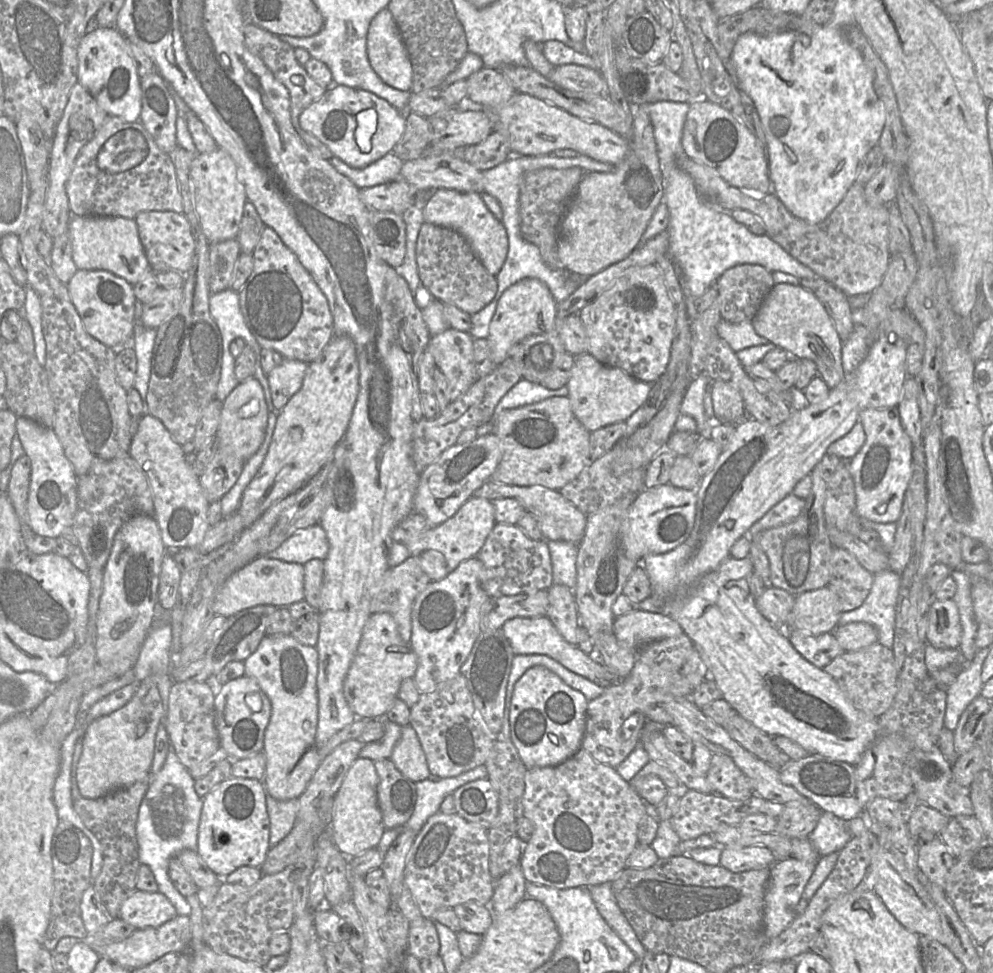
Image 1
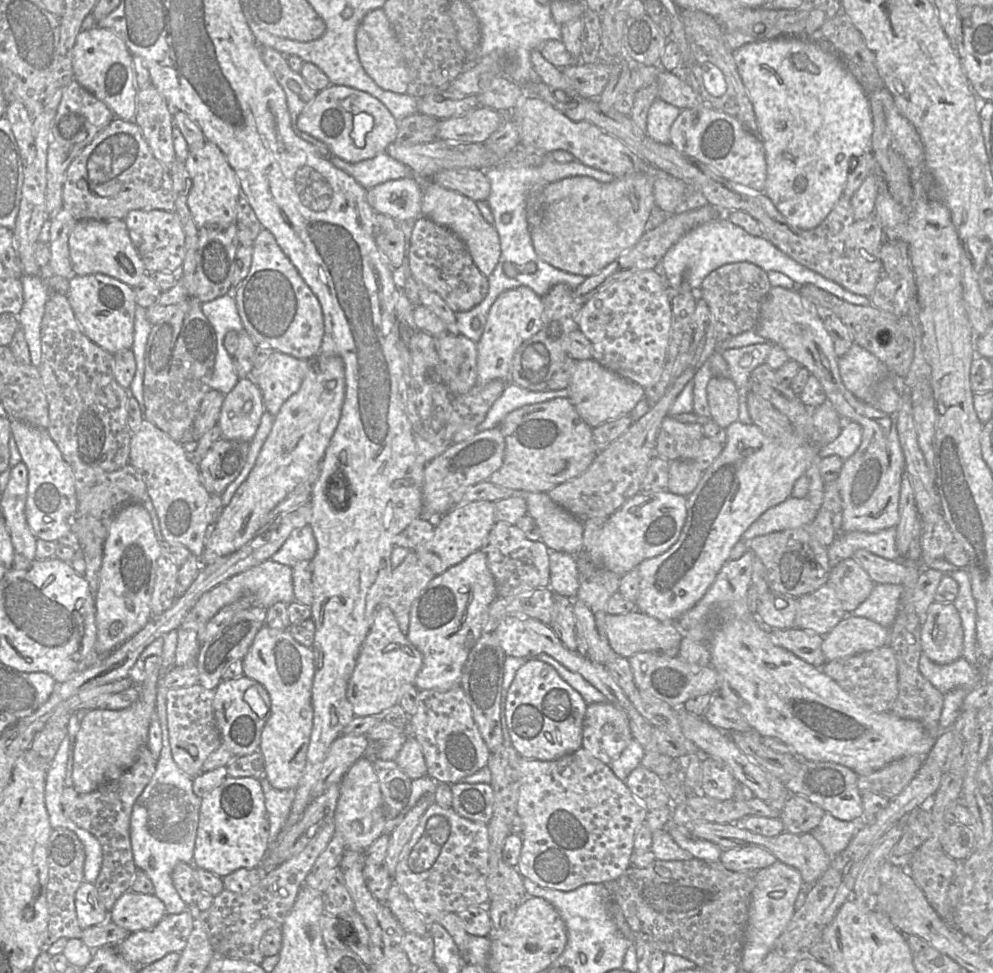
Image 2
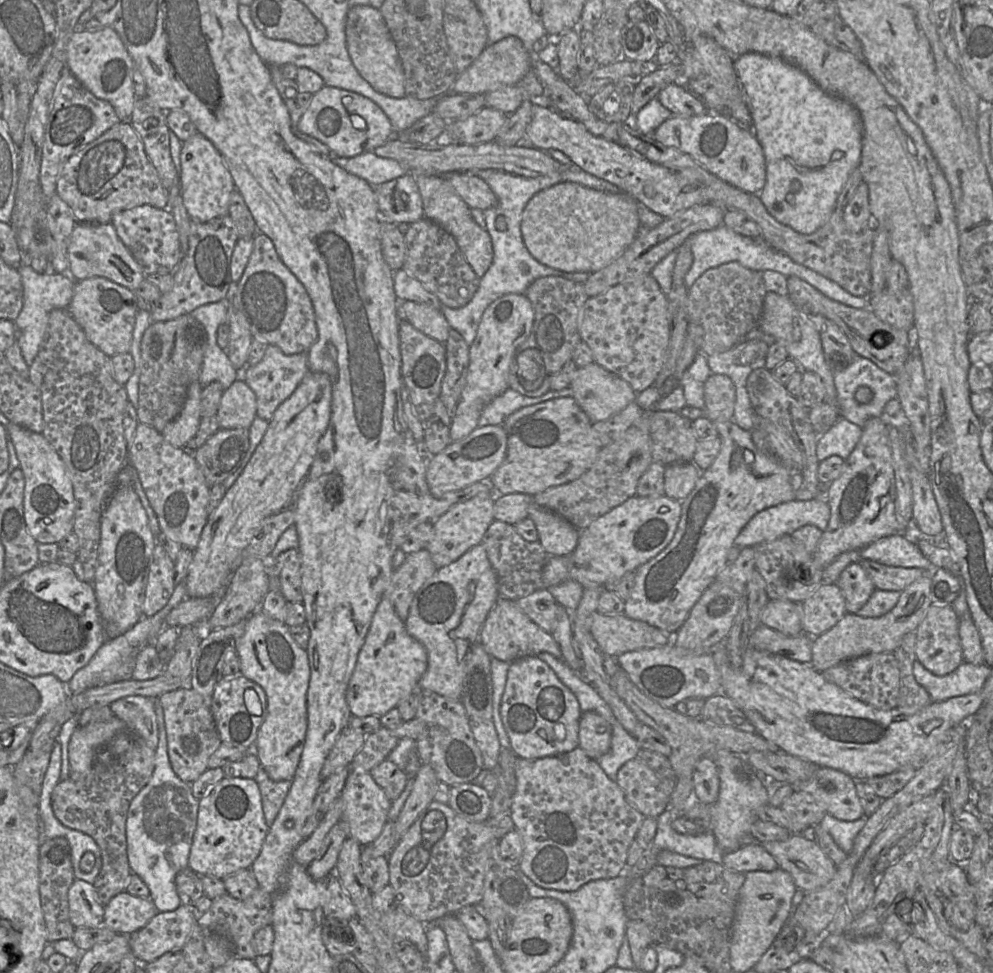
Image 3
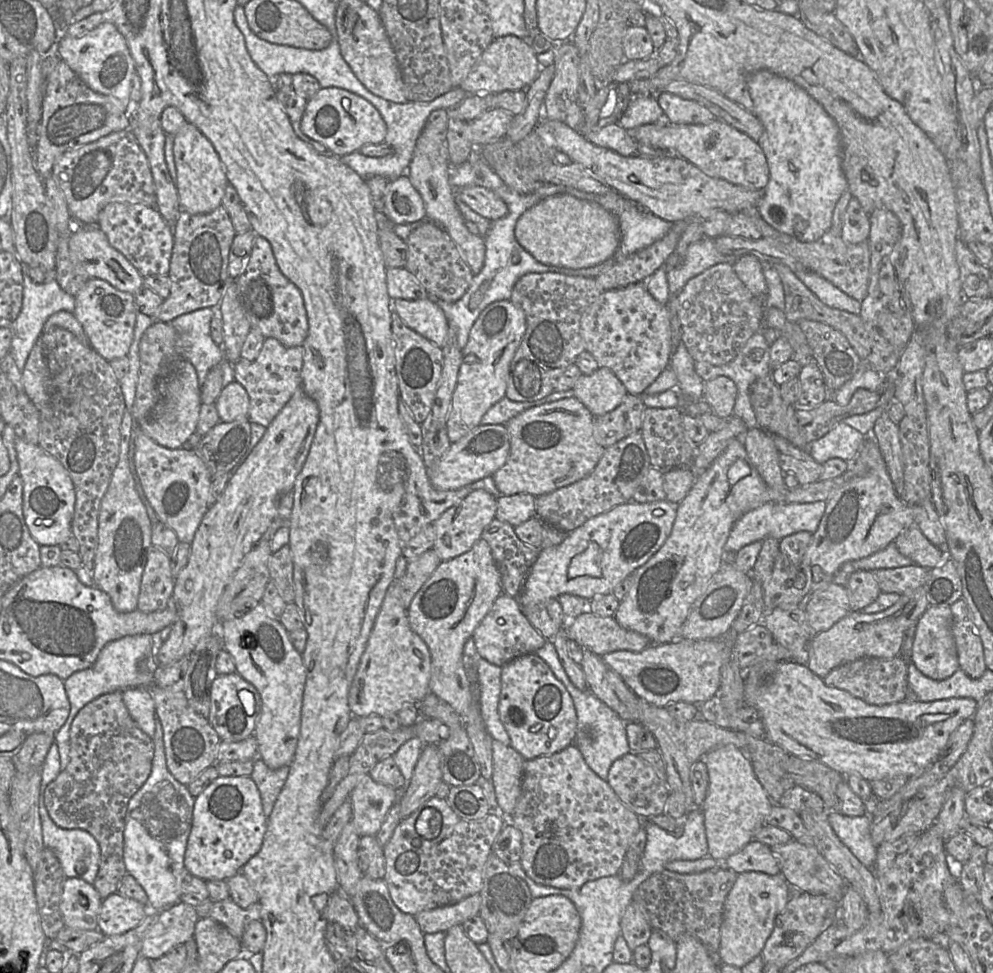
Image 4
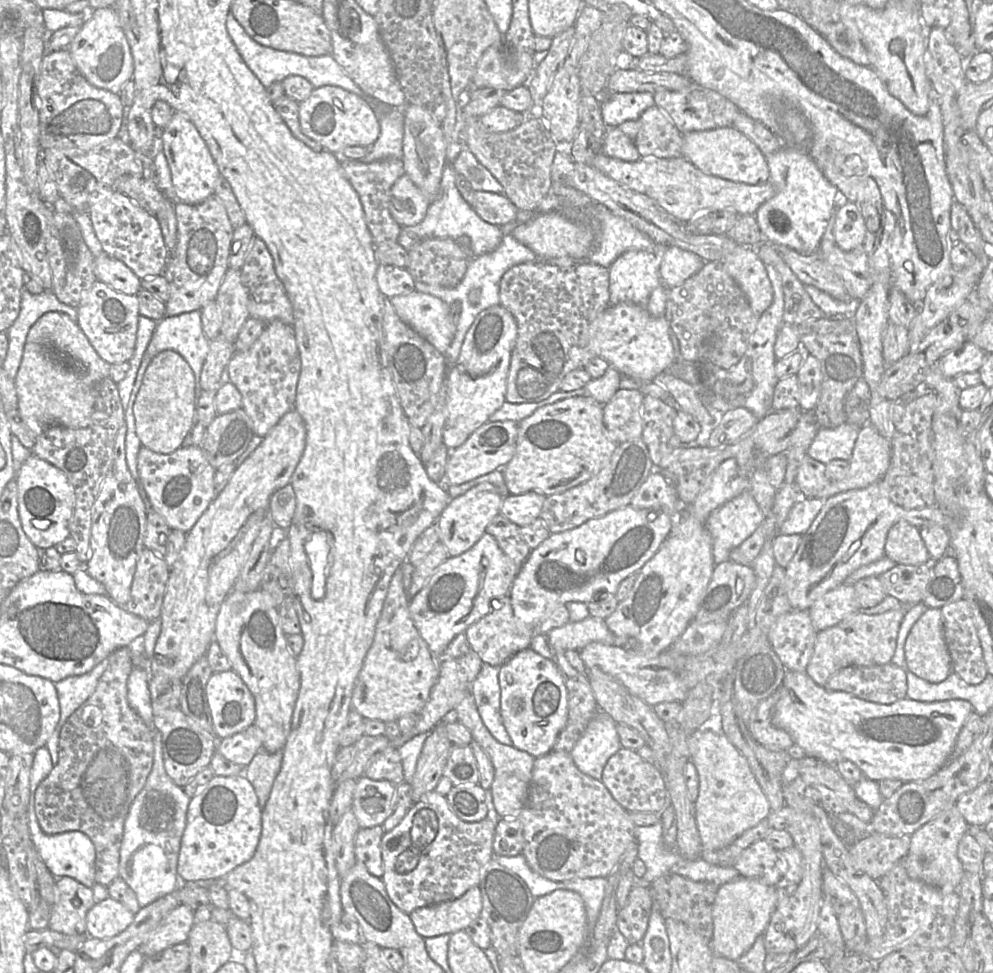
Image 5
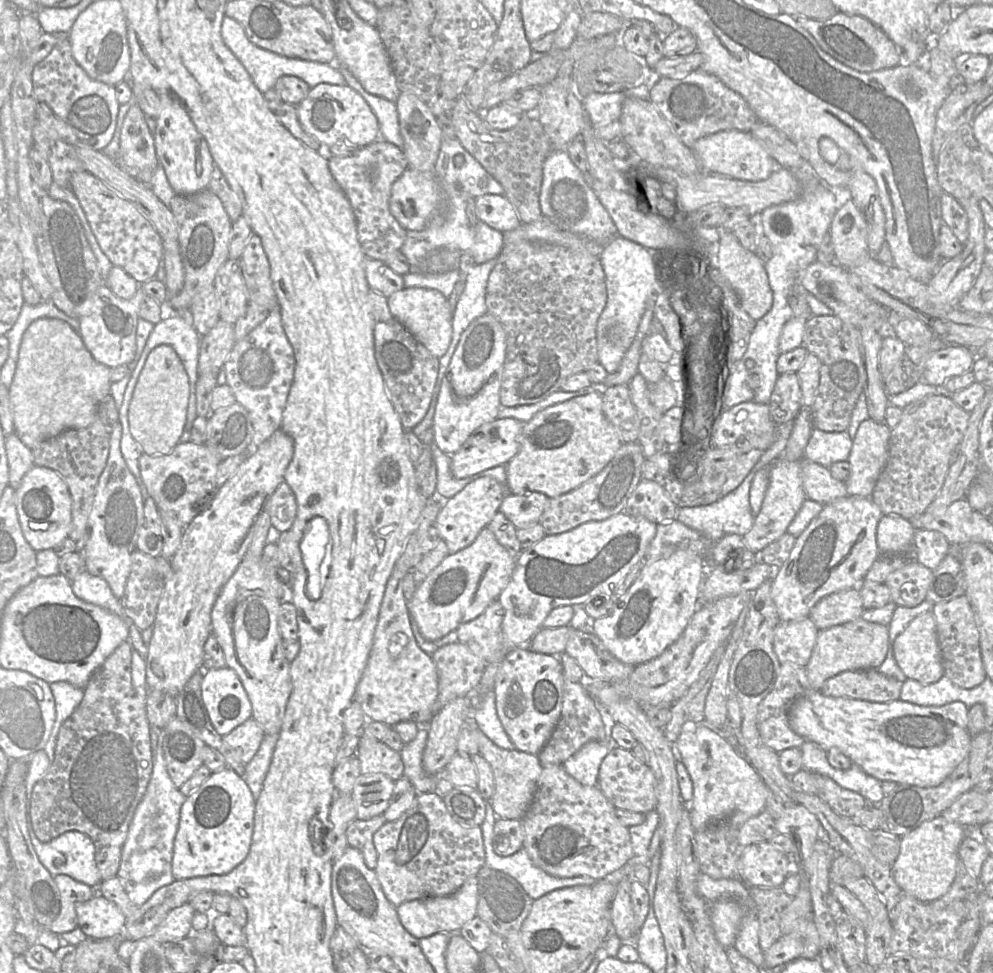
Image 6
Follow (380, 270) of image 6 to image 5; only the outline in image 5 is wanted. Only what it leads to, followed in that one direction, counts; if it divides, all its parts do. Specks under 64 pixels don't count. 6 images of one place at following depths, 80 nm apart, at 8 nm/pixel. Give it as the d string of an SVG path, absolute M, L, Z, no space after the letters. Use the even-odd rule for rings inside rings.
M379 264L376 280L380 292L389 299L415 291L415 279L406 268Z

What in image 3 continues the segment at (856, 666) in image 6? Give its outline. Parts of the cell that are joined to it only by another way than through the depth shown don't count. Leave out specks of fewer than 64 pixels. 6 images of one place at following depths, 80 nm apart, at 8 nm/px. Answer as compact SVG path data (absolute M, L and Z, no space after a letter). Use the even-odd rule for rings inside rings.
M925 573L901 592L897 605L881 617L867 618L856 613L846 613L844 617L827 632L814 637L812 660L809 665L822 673L845 660L871 653L893 653L903 637L915 631L931 606L931 573Z

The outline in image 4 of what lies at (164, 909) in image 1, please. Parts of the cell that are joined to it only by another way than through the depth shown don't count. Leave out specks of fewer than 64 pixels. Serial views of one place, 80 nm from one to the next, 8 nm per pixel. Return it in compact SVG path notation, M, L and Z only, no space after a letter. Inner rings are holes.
M118 893L102 899L97 930L104 936L121 935L140 924L148 912L147 905Z

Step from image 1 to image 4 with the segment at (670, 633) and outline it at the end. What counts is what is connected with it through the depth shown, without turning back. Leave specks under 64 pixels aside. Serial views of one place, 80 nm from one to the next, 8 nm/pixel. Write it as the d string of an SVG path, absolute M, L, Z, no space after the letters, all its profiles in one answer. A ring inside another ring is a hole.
M592 612L569 620L565 632L569 640L600 657L618 650L638 652L652 644L646 636L620 626L614 617L601 617Z

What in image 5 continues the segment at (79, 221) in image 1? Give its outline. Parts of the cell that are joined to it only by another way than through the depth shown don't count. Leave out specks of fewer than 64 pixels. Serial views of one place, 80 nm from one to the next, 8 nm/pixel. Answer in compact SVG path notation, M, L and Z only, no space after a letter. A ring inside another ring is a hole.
M103 253L94 259L97 280L115 291L126 295L137 295L141 289L141 279L123 262Z

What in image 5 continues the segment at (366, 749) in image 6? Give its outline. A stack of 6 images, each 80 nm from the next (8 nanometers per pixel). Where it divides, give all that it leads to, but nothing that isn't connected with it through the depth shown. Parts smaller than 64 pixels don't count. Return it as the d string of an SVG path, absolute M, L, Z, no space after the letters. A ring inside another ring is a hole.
M387 747L376 753L364 770L364 776L372 780L387 780L396 786L404 781L399 748Z

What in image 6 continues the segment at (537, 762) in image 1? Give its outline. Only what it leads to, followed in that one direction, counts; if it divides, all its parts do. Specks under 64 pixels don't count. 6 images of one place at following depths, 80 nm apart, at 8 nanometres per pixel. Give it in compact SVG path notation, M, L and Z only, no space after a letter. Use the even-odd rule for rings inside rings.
M529 646L510 651L500 663L494 684L497 715L517 750L537 755L550 739L563 701L563 669L558 655L538 653Z

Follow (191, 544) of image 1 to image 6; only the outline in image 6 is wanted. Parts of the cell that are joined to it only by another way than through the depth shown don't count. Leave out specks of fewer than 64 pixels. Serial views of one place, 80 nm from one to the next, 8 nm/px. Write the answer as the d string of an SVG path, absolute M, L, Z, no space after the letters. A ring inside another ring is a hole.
M192 441L179 442L166 455L151 456L142 453L139 468L142 481L158 509L172 514L183 527L187 526L200 512L205 510L212 501L216 490L216 475L221 459L205 444Z

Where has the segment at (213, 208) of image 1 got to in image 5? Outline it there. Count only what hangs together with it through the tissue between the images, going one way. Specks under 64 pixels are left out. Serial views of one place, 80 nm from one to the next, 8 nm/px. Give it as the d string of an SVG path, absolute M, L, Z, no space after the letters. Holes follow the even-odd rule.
M174 112L169 123L161 128L161 131L162 150L171 172L174 200L193 205L214 196L215 183L220 172L193 122L186 115Z

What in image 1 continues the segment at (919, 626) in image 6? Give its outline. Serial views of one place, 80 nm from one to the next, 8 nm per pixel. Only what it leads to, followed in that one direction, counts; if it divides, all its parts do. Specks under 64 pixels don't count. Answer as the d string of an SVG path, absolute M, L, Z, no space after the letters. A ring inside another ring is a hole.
M933 600L929 611L927 644L938 649L958 649L961 634L960 616L954 601Z

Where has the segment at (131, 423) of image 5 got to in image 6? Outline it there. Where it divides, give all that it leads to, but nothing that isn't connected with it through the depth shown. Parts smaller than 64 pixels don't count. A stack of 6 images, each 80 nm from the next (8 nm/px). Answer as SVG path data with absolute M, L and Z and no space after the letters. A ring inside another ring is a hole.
M139 358L138 363L131 374L129 383L127 384L123 402L121 404L121 407L119 408L119 423L122 426L122 437L120 442L121 453L129 470L131 471L139 485L143 500L148 497L148 493L146 492L146 486L142 481L139 468L139 458L144 452L141 446L134 440L130 432L128 410L138 378L144 367L142 366L144 360L145 359Z

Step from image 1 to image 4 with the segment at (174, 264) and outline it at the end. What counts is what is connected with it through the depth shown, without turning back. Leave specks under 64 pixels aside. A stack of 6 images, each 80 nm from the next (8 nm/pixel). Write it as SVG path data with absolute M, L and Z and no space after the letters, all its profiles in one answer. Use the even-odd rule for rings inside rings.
M109 203L100 211L96 226L106 234L110 245L123 254L143 278L168 274L173 249L173 224L166 222L156 208L142 203Z

